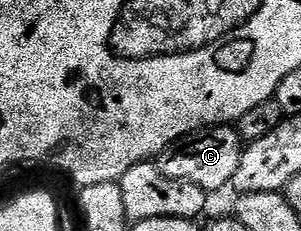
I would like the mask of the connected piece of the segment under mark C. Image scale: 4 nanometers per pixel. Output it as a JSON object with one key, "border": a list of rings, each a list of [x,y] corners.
{"border":[[[217,124],[198,132],[192,132],[189,136],[182,136],[174,144],[170,144],[164,152],[159,153],[157,163],[161,174],[169,174],[169,178],[181,178],[185,182],[193,182],[205,189],[208,194],[215,194],[218,188],[223,188],[226,184],[228,187],[234,181],[237,174],[237,166],[241,166],[244,147],[245,141],[240,136],[238,127]]]}

